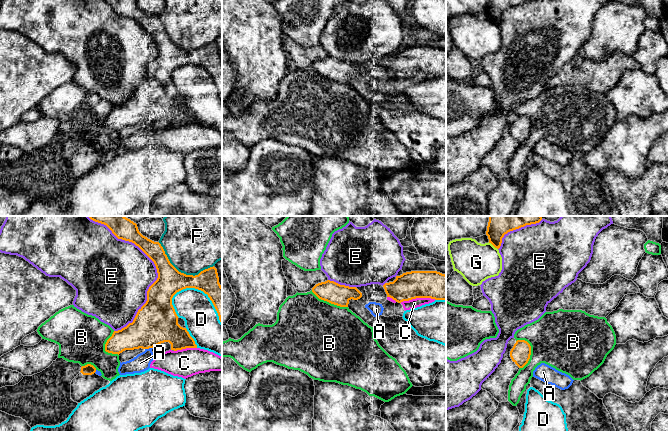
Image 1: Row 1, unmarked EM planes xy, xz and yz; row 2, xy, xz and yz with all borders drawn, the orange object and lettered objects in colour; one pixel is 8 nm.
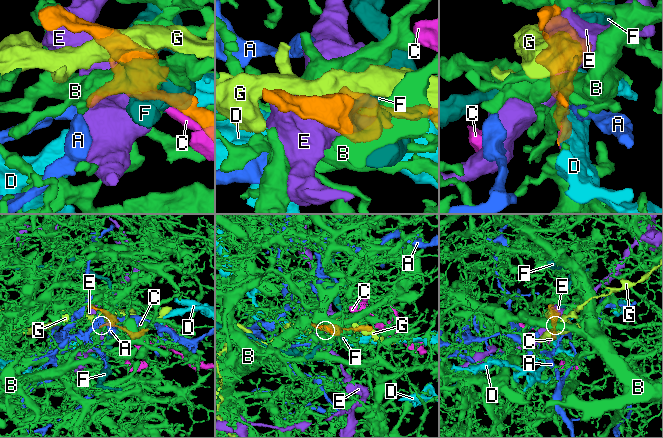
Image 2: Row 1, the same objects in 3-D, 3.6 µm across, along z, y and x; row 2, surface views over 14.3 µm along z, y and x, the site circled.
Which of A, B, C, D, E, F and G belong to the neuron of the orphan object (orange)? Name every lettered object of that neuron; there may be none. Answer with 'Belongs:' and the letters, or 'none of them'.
Belongs: none of them

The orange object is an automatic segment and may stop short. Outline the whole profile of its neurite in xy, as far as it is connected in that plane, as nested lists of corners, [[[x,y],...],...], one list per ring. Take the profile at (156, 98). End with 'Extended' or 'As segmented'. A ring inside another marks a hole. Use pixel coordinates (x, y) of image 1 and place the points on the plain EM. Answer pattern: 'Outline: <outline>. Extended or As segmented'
Outline: [[[104,0],[118,14],[138,22],[155,40],[158,54],[147,67],[147,77],[138,86],[132,99],[114,107],[105,120],[105,127],[120,130],[125,126],[149,125],[169,118],[171,126],[197,124],[186,104],[178,100],[172,81],[173,72],[186,64],[203,67],[212,77],[222,99],[222,62],[213,42],[198,51],[179,48],[169,37],[159,18],[143,12],[137,0]]]. As segmented

